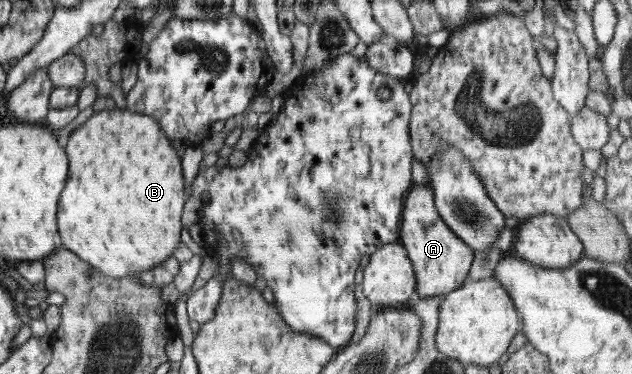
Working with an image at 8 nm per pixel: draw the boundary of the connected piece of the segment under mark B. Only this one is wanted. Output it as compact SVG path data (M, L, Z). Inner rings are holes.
M119 107L97 111L79 128L74 129L67 140L63 142L68 157L69 177L67 177L67 185L65 185L63 193L61 193L59 211L57 211L57 221L59 221L58 233L61 235L64 248L75 253L81 260L93 266L97 272L117 279L149 271L157 267L157 265L161 265L169 257L174 256L175 250L179 248L183 240L182 231L184 228L183 223L181 223L181 216L185 207L185 180L182 174L181 156L180 158L177 156L177 152L175 152L171 142L161 129L158 121L155 121L148 115Z

